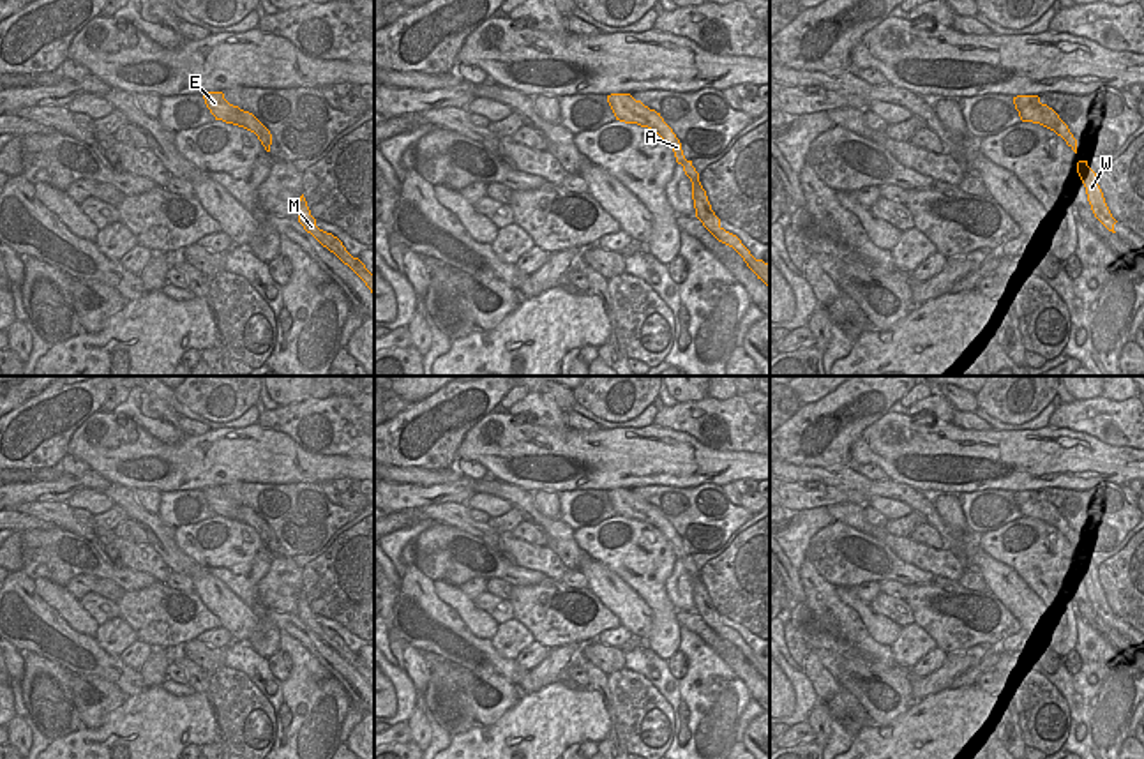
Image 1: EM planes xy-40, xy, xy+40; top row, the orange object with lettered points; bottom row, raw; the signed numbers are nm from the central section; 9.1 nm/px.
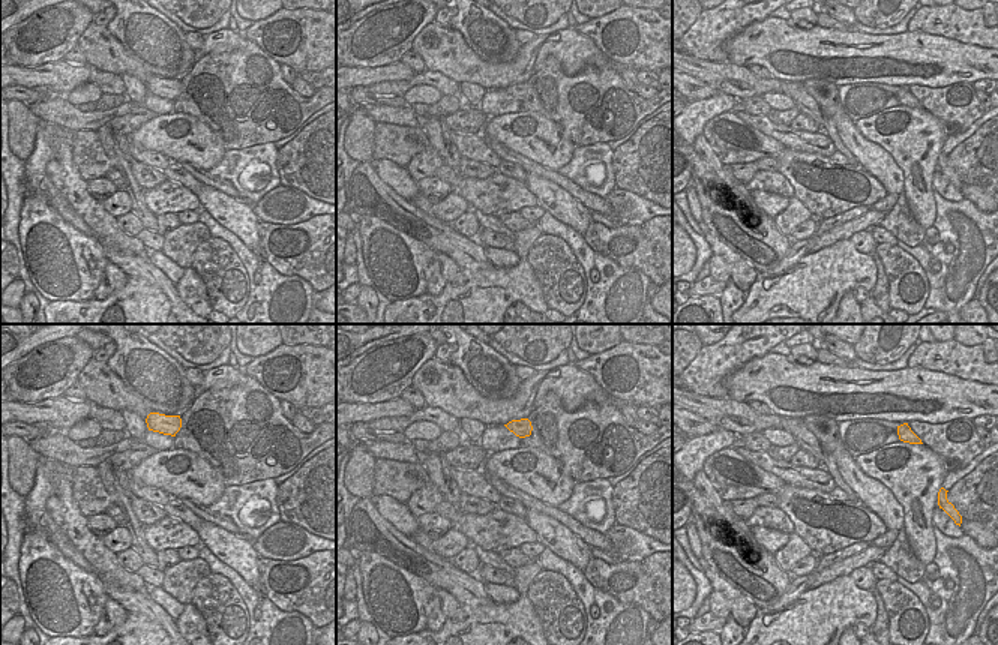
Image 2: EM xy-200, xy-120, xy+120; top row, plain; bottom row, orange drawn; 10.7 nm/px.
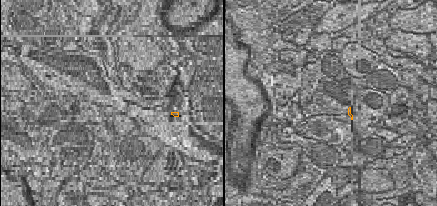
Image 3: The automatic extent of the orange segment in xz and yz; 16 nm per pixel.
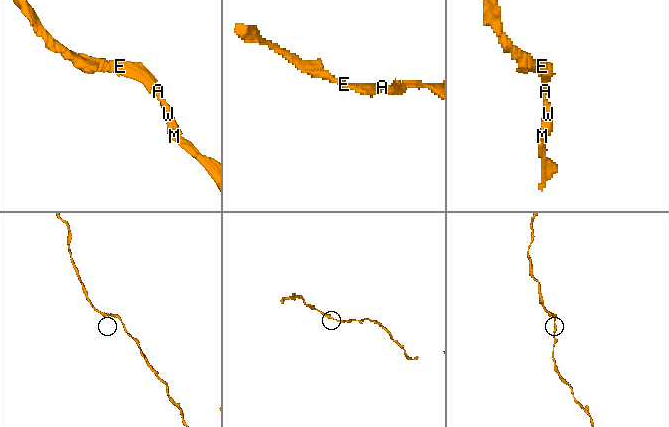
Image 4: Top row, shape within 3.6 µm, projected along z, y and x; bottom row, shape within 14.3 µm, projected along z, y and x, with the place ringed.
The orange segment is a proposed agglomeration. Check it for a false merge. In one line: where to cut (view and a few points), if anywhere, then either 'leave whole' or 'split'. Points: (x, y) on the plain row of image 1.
no cut | leave whole

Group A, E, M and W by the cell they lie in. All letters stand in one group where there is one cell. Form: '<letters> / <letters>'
A E M W

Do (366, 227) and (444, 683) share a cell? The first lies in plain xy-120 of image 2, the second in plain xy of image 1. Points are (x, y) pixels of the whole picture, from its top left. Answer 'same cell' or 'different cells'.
same cell

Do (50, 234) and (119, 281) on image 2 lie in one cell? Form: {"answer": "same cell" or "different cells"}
{"answer": "different cells"}

